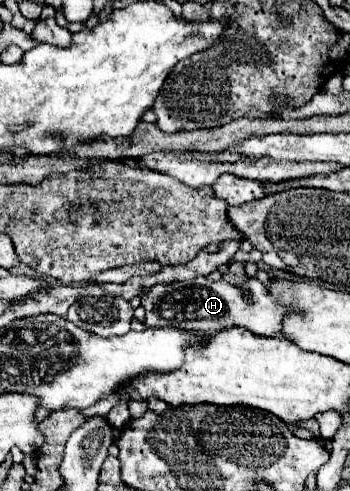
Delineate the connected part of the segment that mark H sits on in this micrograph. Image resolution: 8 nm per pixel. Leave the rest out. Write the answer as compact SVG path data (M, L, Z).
M198 276L184 282L156 284L150 292L140 296L140 302L146 308L146 324L150 324L150 328L182 328L188 332L216 334L220 328L244 326L258 336L280 336L286 308L282 308L282 304L274 304L274 298L266 292L260 280L248 278L246 288L252 298L246 298L240 288L228 284L226 280L210 282L206 276Z

